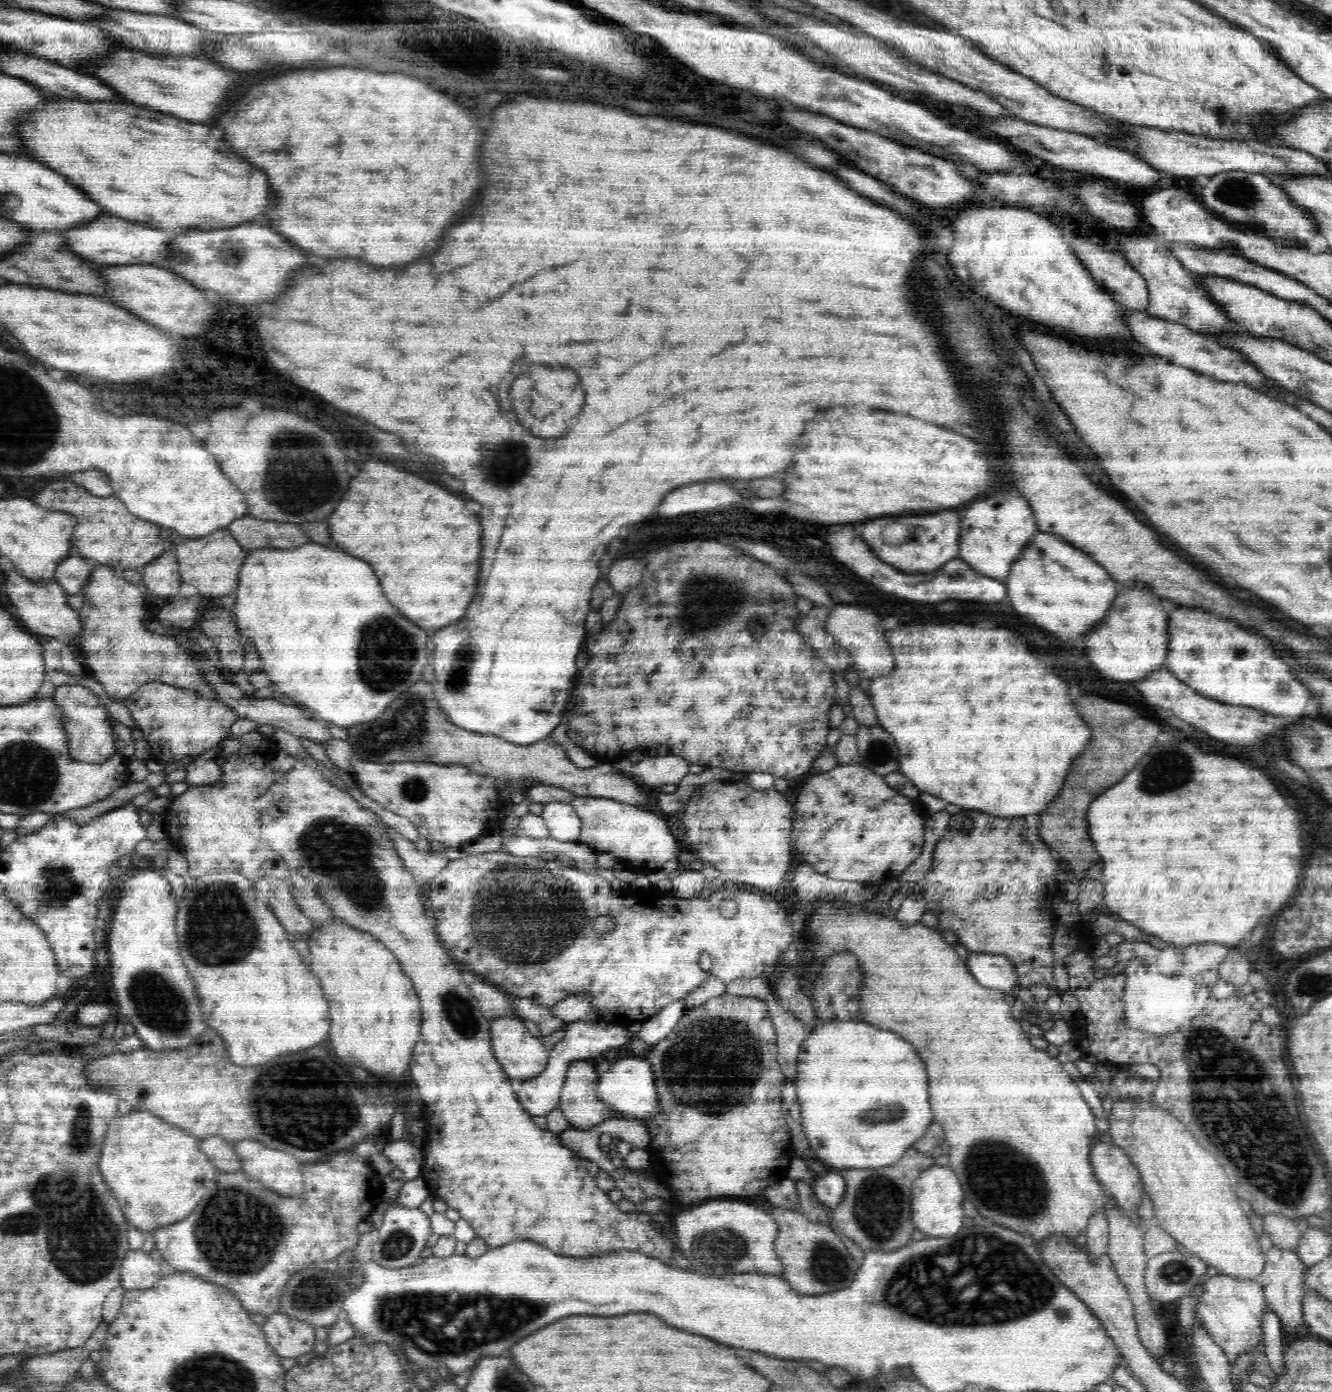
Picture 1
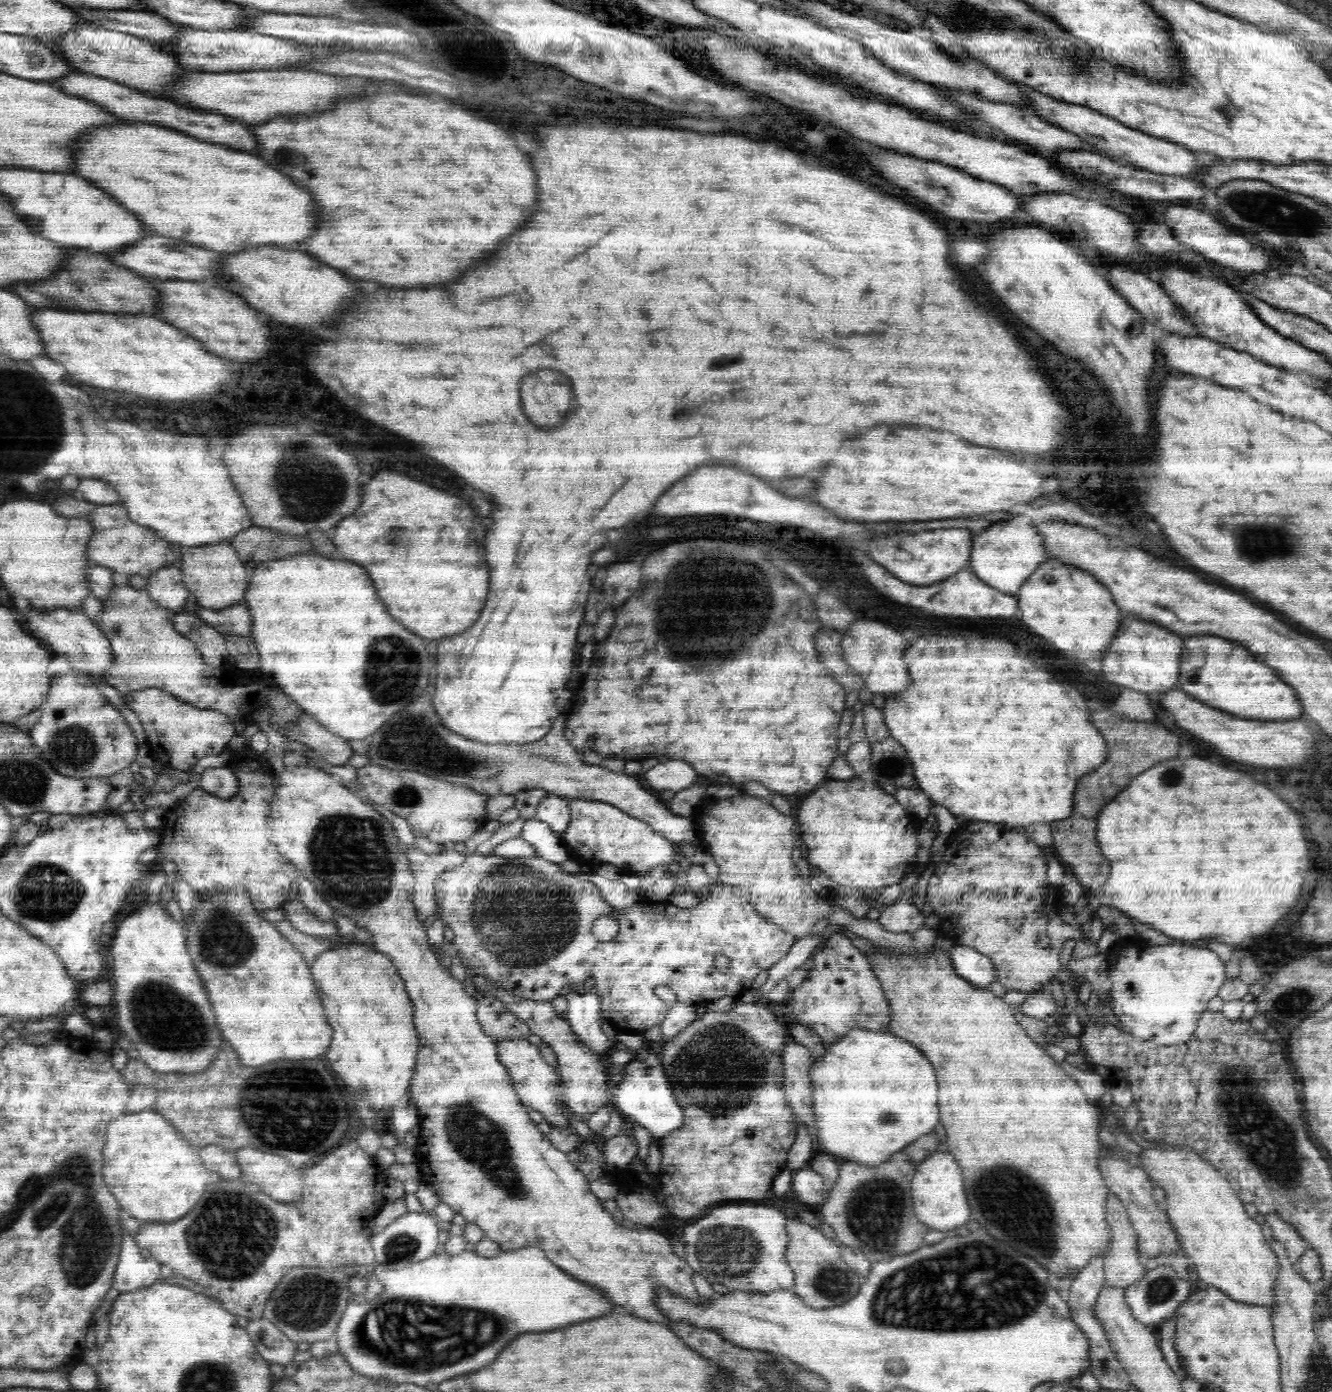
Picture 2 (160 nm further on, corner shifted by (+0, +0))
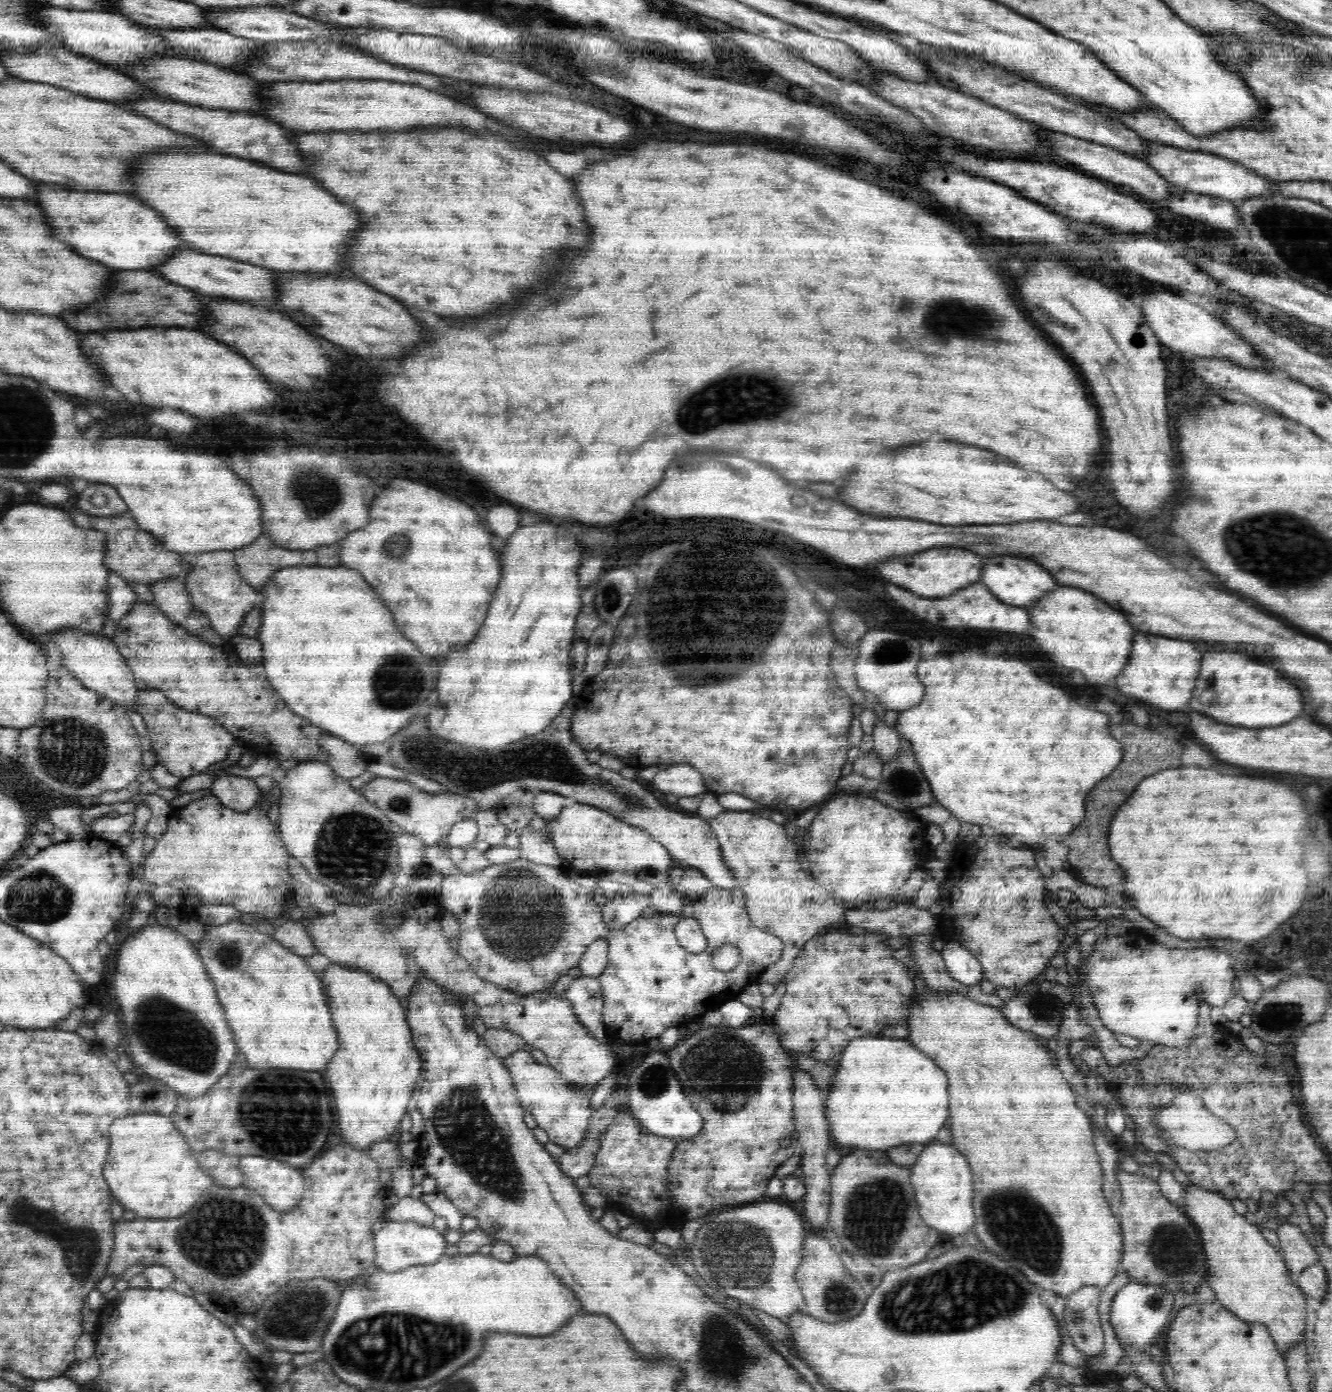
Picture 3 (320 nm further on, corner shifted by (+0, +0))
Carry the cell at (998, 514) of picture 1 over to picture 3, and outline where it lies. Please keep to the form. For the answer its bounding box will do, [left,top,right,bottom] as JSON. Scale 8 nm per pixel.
[980,554,1057,610]

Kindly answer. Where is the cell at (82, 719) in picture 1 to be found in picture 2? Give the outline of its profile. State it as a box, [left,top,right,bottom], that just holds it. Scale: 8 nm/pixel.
[29,672,139,780]

